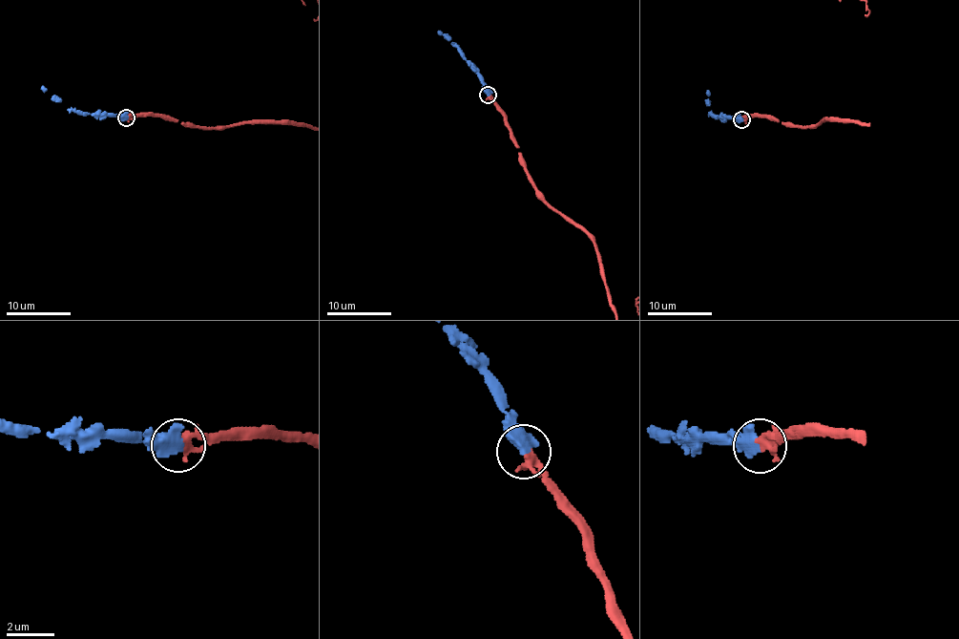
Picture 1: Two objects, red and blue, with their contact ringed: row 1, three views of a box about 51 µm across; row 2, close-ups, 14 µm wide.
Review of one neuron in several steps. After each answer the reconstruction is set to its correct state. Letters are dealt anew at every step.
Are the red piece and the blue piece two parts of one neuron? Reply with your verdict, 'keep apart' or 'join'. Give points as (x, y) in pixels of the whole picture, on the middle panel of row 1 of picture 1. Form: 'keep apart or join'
join

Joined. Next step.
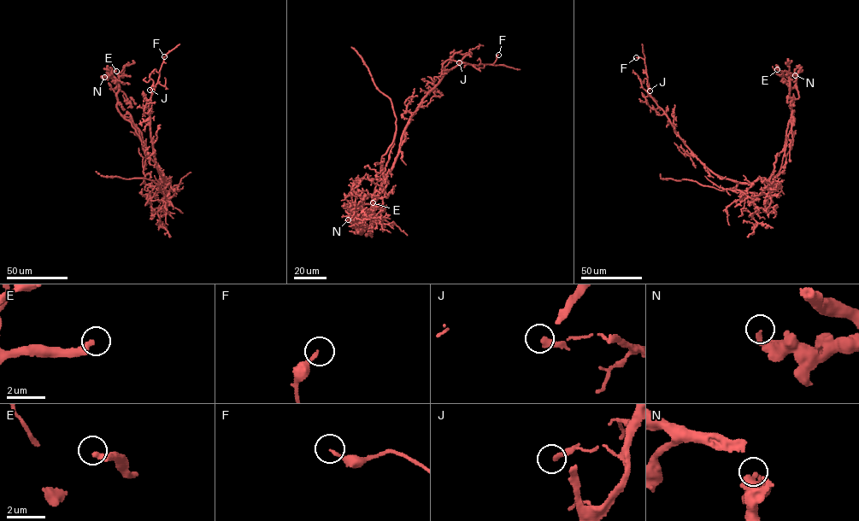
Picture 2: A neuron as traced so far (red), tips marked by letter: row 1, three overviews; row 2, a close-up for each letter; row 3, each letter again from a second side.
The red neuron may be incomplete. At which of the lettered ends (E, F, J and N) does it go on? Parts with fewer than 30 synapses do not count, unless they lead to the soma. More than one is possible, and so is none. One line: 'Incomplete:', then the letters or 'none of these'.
Incomplete: E

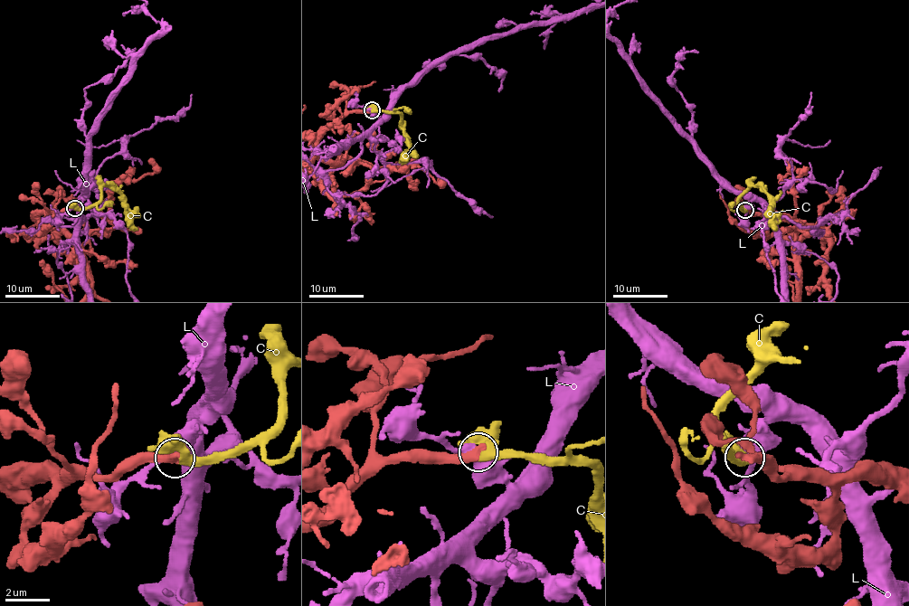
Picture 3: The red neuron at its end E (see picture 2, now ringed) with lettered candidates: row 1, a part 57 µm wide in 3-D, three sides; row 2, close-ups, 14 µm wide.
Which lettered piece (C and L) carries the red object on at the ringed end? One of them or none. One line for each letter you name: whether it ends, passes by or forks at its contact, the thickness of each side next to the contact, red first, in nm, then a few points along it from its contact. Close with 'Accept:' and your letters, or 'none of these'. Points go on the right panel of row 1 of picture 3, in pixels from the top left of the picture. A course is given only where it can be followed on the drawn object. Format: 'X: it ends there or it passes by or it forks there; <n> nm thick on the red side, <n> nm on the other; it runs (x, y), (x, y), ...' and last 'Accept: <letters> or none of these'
C: it passes by; 420 nm thick on the red side, 460 nm on the other; it runs (744, 210), (740, 208), (738, 200), (752, 185), (762, 185), (769, 201), (771, 223), (775, 231)
Accept: C

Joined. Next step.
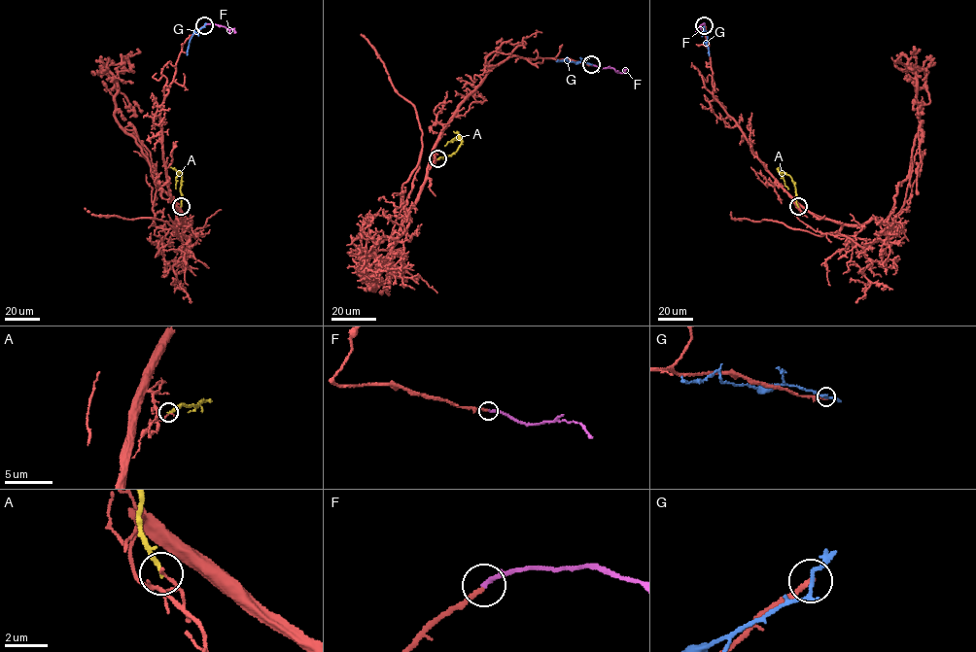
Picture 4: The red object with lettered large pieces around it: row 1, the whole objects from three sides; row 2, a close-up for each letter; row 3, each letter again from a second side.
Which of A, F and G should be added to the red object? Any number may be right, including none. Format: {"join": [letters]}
{"join": ["F"]}

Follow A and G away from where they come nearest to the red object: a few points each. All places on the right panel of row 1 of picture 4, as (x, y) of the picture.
A: (798, 206), (793, 181), (782, 172), (788, 188)
G: (704, 25), (709, 55)

